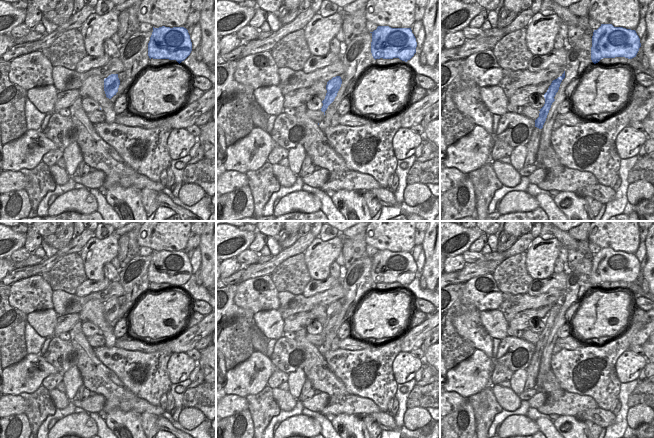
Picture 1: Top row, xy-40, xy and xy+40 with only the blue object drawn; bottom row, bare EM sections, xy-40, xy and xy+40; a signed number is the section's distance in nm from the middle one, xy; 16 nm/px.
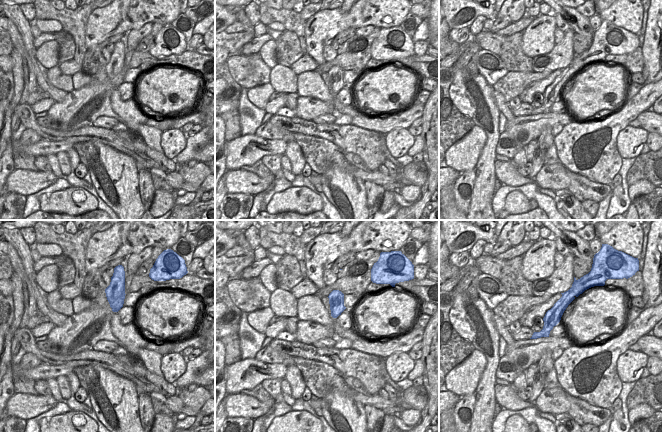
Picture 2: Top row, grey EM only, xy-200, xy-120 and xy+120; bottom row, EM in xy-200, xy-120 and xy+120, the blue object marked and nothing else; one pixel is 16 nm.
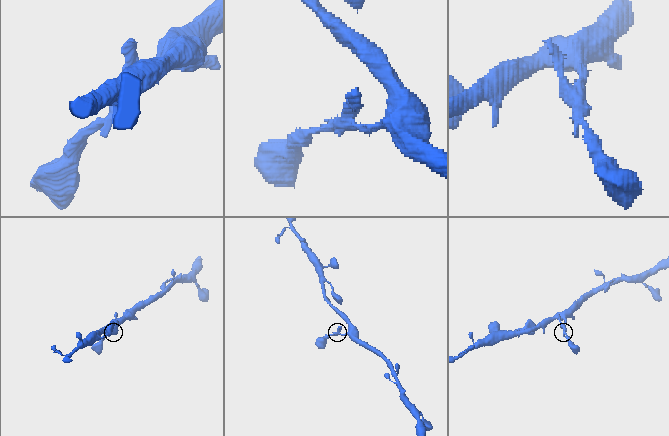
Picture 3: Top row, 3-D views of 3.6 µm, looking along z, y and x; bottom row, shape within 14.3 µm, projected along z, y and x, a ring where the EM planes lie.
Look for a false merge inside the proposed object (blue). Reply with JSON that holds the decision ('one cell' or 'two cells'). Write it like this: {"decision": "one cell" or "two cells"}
{"decision": "two cells"}

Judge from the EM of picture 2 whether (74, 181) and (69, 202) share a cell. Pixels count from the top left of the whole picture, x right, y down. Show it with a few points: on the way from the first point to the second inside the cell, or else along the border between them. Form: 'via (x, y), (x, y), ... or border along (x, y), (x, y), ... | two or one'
border along (72, 186), (80, 186), (87, 191) | two

